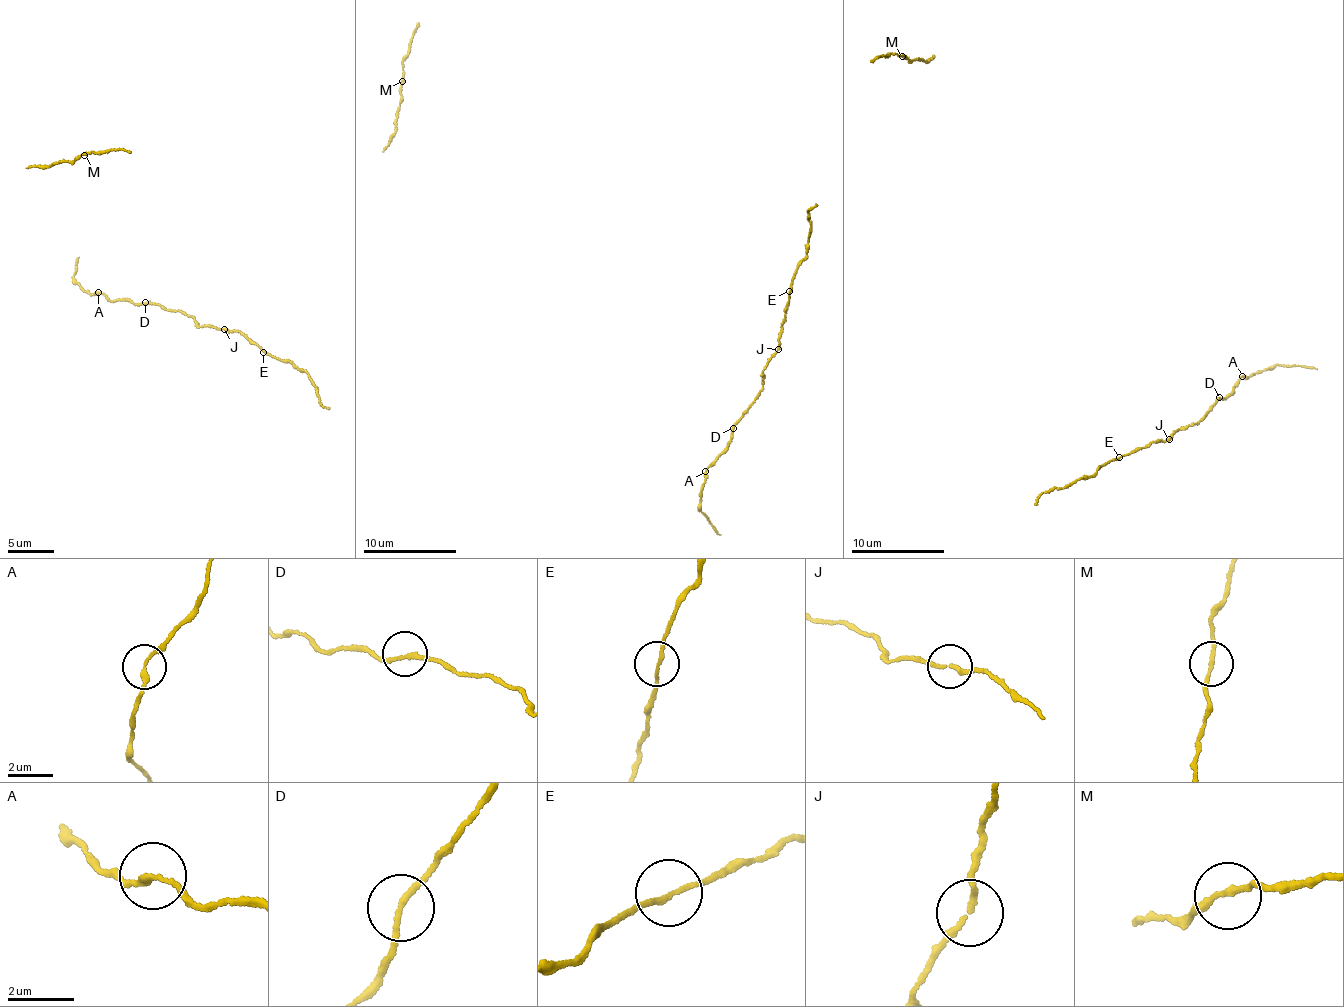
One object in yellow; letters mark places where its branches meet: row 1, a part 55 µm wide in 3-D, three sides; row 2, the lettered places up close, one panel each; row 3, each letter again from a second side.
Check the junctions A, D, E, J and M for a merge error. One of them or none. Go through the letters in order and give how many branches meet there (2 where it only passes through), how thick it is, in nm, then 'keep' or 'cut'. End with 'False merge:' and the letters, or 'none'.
A: branches 2; calibre 160 nm; keep
D: branches 2; calibre 160 nm; keep
E: branches 2; calibre 140 nm; keep
J: branches 2; calibre 150 nm; keep
M: branches 2; calibre 160 nm; keep
False merge: none

